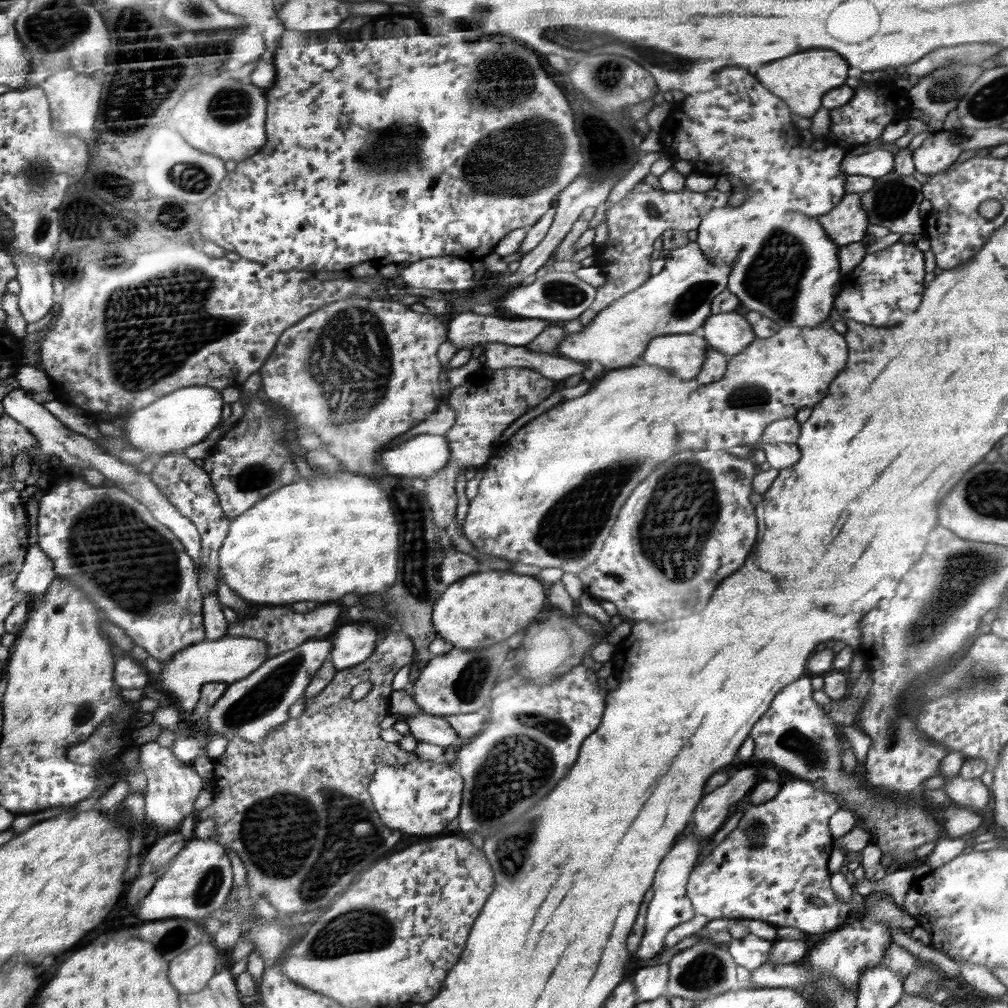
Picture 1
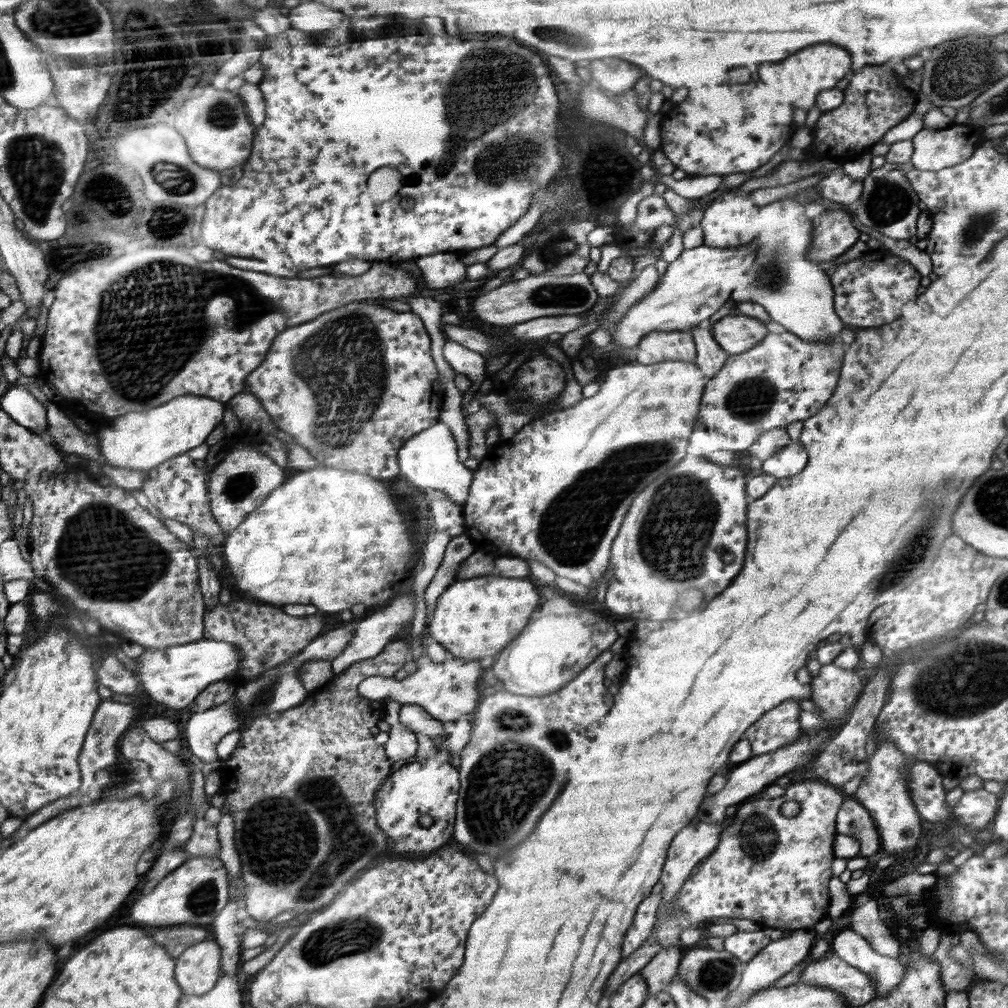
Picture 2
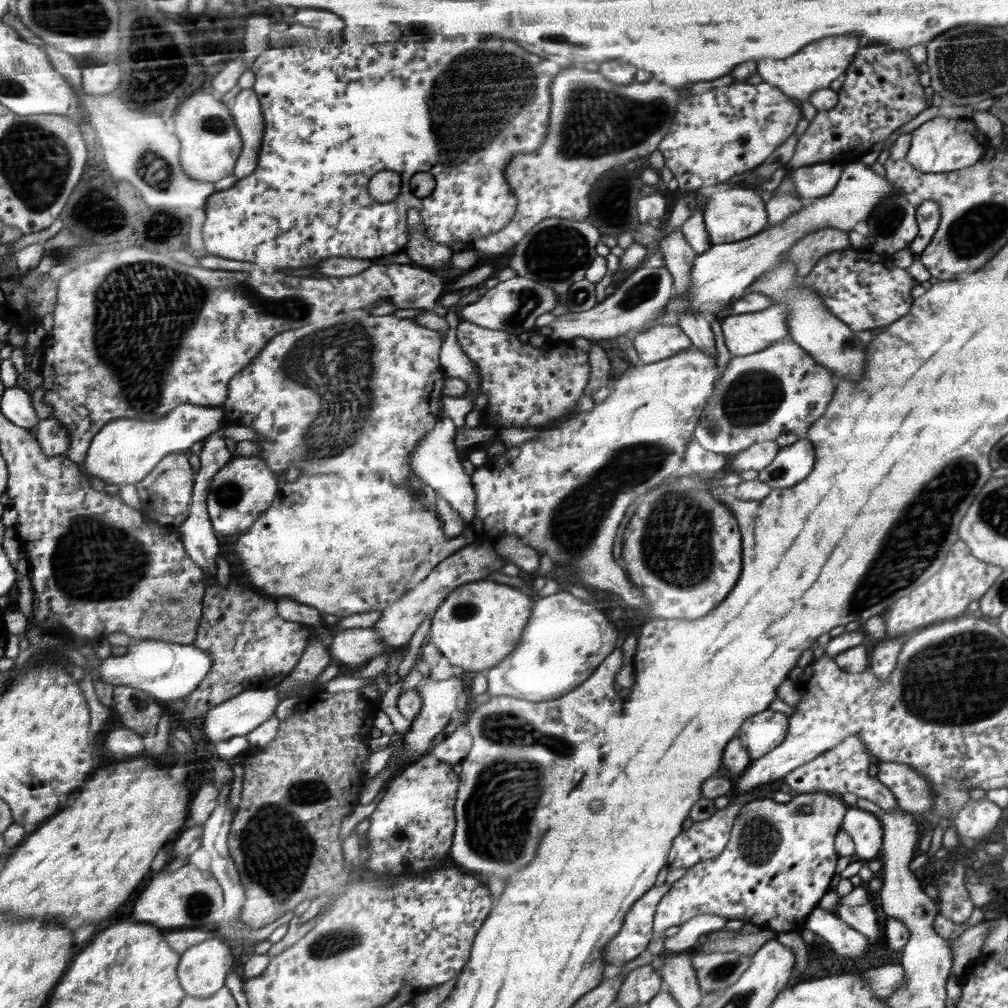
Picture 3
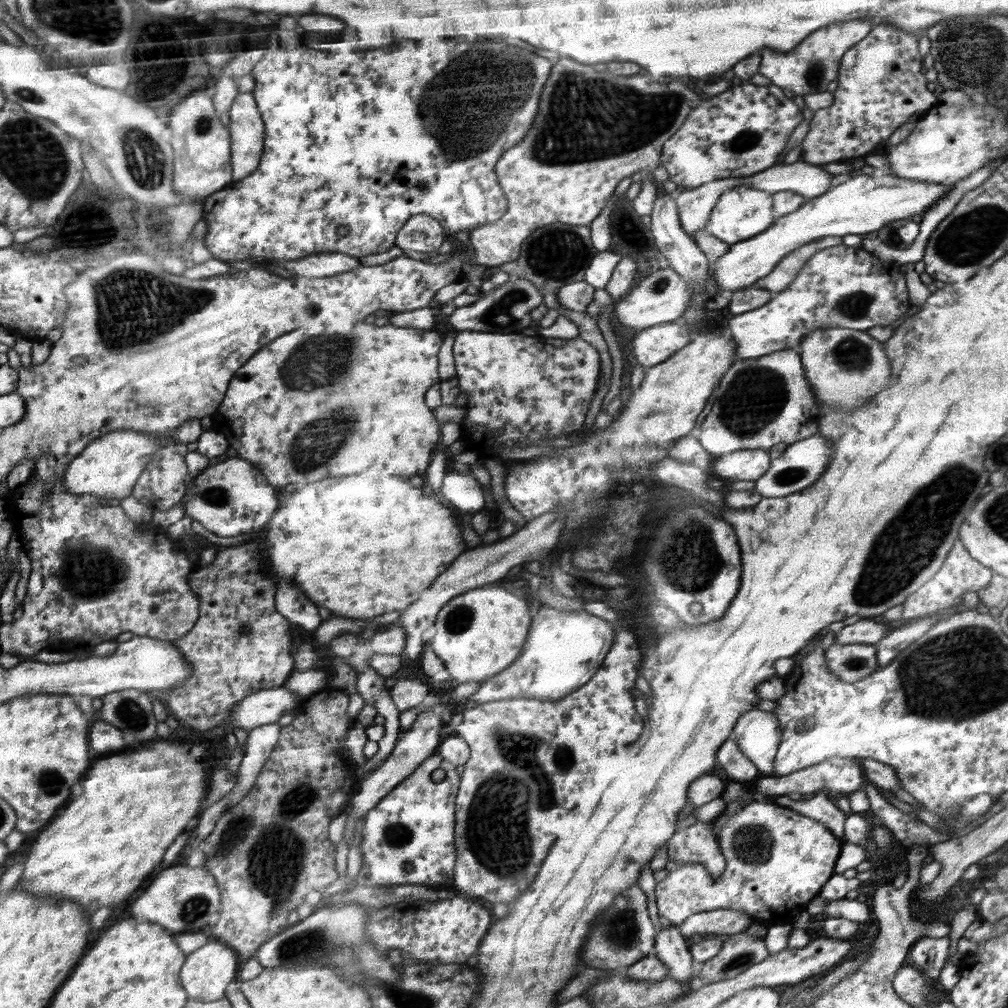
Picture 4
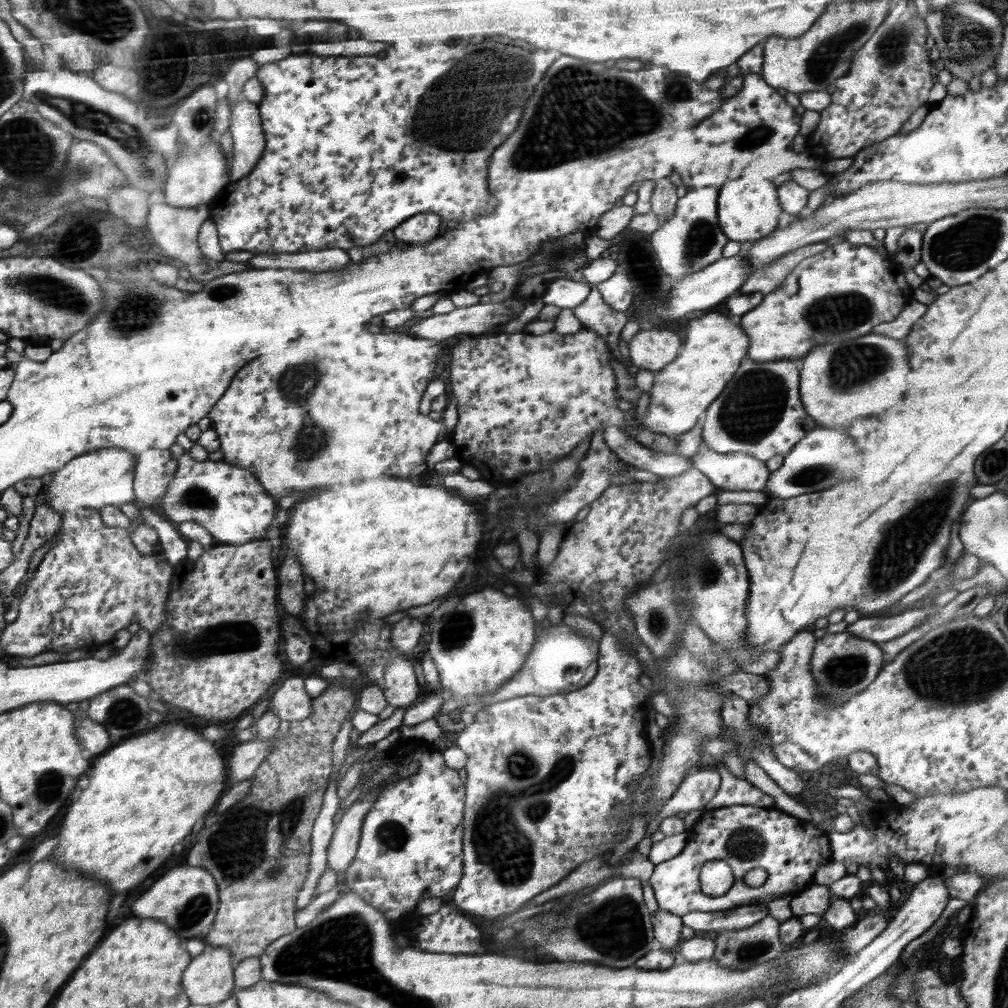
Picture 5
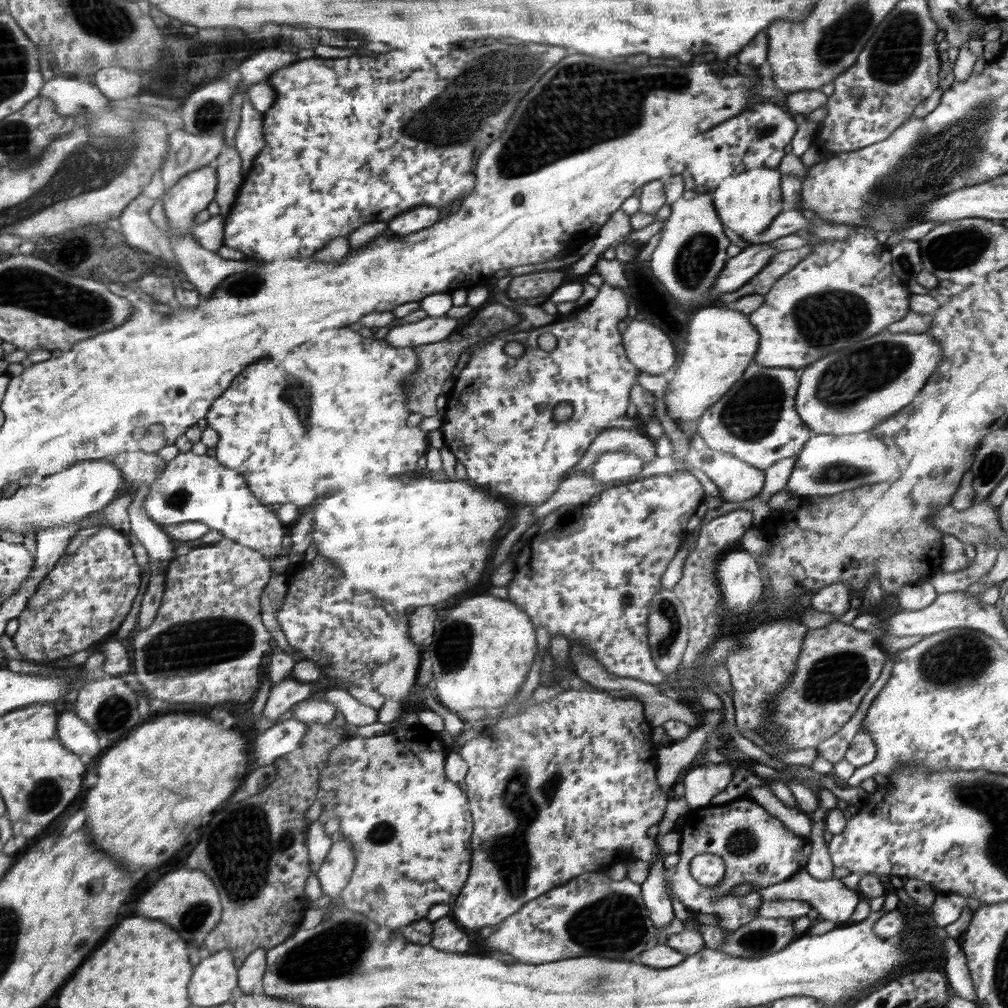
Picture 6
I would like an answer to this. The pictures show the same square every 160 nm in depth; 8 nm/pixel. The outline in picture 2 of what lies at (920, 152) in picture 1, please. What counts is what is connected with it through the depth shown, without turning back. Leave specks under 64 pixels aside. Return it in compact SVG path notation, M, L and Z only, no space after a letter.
M972 122L951 124L944 128L924 127L914 138L912 164L918 170L948 169L973 156L972 152L984 140L982 128Z

